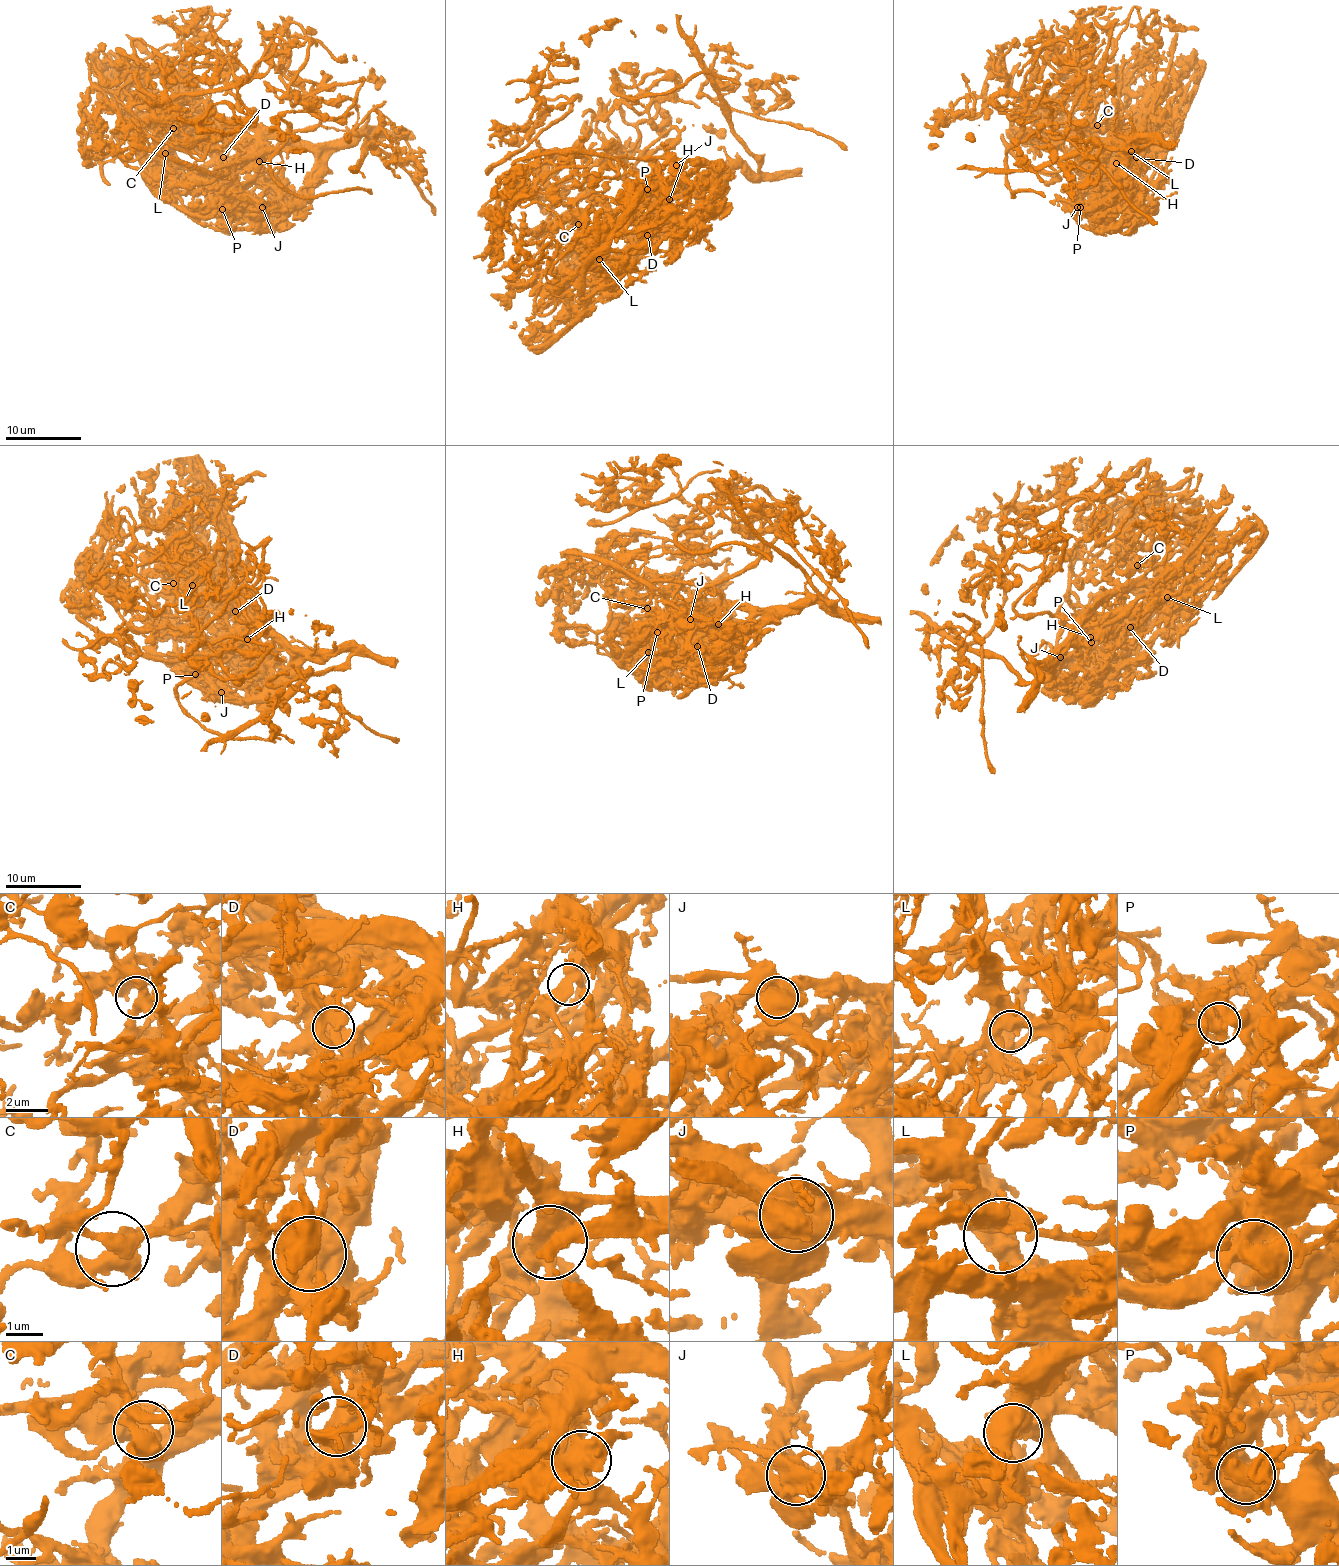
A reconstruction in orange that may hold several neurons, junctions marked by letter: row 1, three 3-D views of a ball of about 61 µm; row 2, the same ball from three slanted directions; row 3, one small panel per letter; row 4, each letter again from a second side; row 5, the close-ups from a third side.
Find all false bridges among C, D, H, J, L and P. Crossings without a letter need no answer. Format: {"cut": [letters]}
{"cut": ["D", "H", "J", "P"]}

